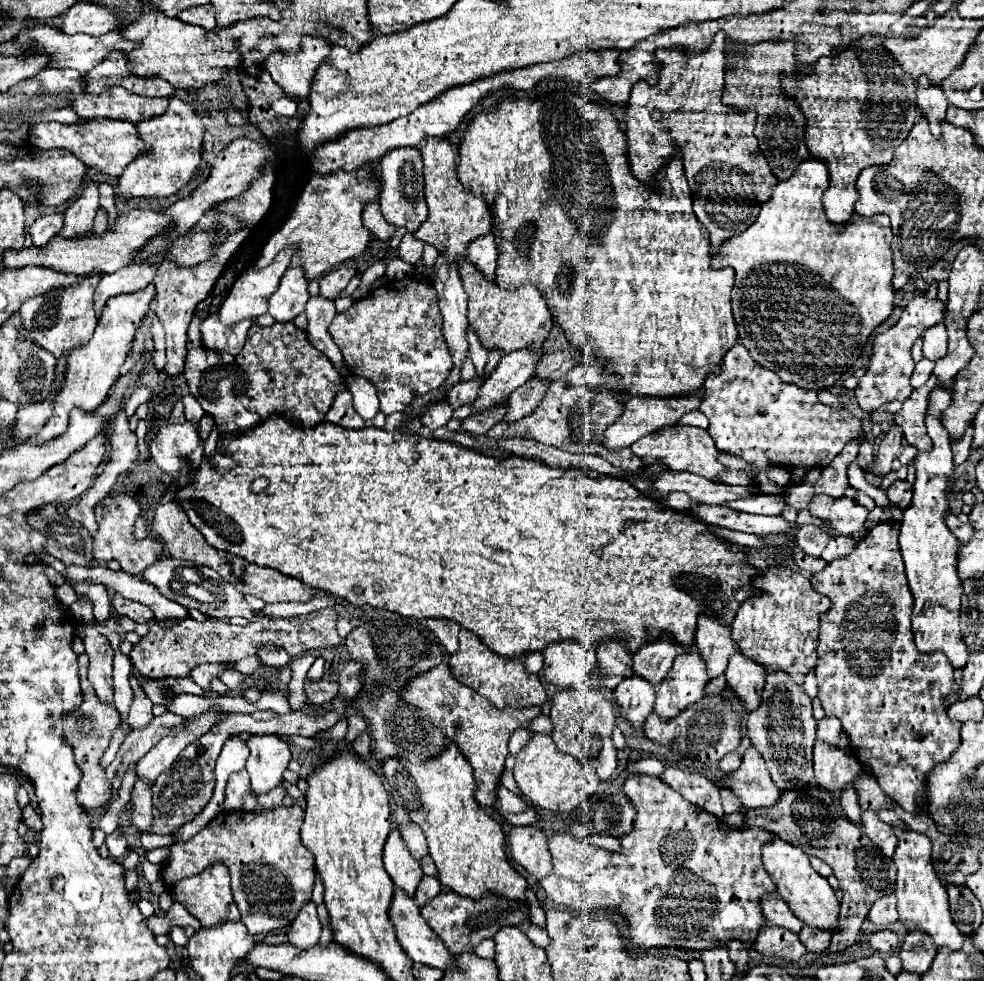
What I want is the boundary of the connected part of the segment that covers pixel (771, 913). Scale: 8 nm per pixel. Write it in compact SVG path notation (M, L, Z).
M776 891L768 893L764 899L760 899L760 907L764 911L766 923L800 933L800 929L802 929L804 923L800 923L800 919L794 917L794 913L790 911L790 907L776 895Z

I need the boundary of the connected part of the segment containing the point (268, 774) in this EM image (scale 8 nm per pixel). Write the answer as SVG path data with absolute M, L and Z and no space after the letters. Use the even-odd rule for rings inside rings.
M252 735L248 741L250 757L246 771L254 793L268 793L282 781L282 773L290 761L290 747L278 735Z

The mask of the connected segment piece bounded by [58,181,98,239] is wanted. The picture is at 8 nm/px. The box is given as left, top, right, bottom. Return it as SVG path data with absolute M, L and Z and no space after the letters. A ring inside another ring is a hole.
M90 181L86 187L82 187L82 193L66 207L66 221L58 235L62 237L76 237L84 235L92 229L92 221L98 209L98 183Z

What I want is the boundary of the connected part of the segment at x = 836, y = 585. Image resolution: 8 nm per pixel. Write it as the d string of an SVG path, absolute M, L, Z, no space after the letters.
M888 521L888 523L878 523L874 529L870 529L866 533L866 537L858 543L856 551L848 557L836 559L832 563L828 563L828 567L820 573L812 575L812 587L826 595L832 601L832 607L820 617L820 633L818 633L818 665L816 665L816 677L818 677L818 699L822 701L822 707L826 711L826 715L836 715L842 721L844 731L850 735L850 745L852 751L856 753L856 757L866 763L874 775L876 781L880 783L880 787L900 805L904 807L908 813L912 815L920 815L926 813L926 791L928 791L928 775L932 773L932 769L944 761L948 761L952 757L952 753L960 747L960 721L954 721L948 717L948 709L944 707L946 697L952 691L954 685L954 667L952 663L948 663L948 657L942 651L936 653L920 653L916 649L914 643L914 633L912 633L912 621L910 621L910 613L912 613L912 593L906 581L906 573L904 573L904 563L902 563L902 555L900 555L900 545L898 545L898 531L900 531L900 523L898 521Z

